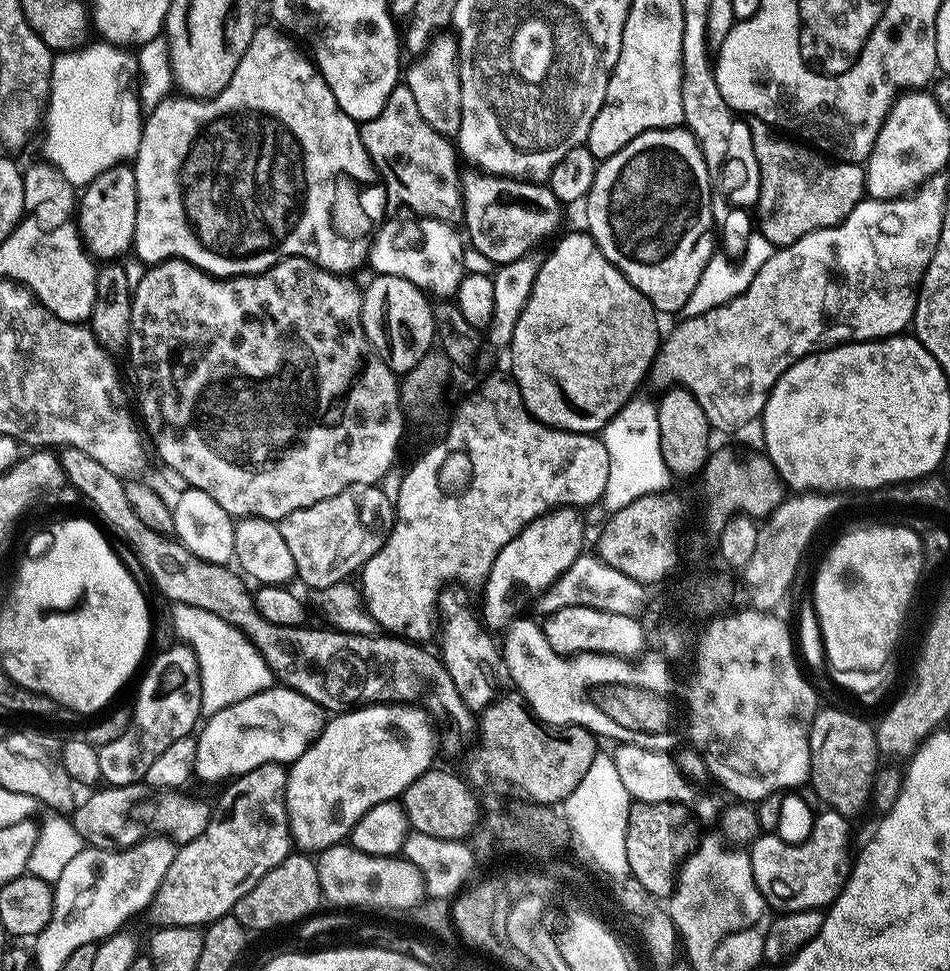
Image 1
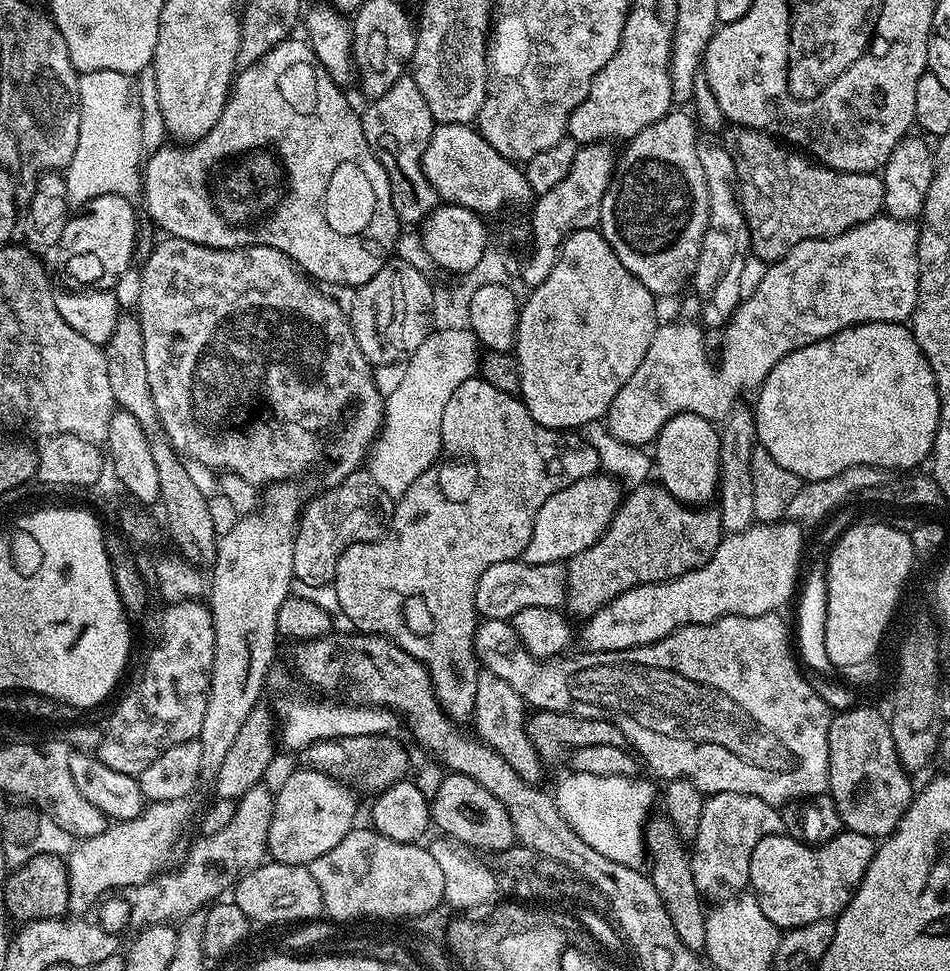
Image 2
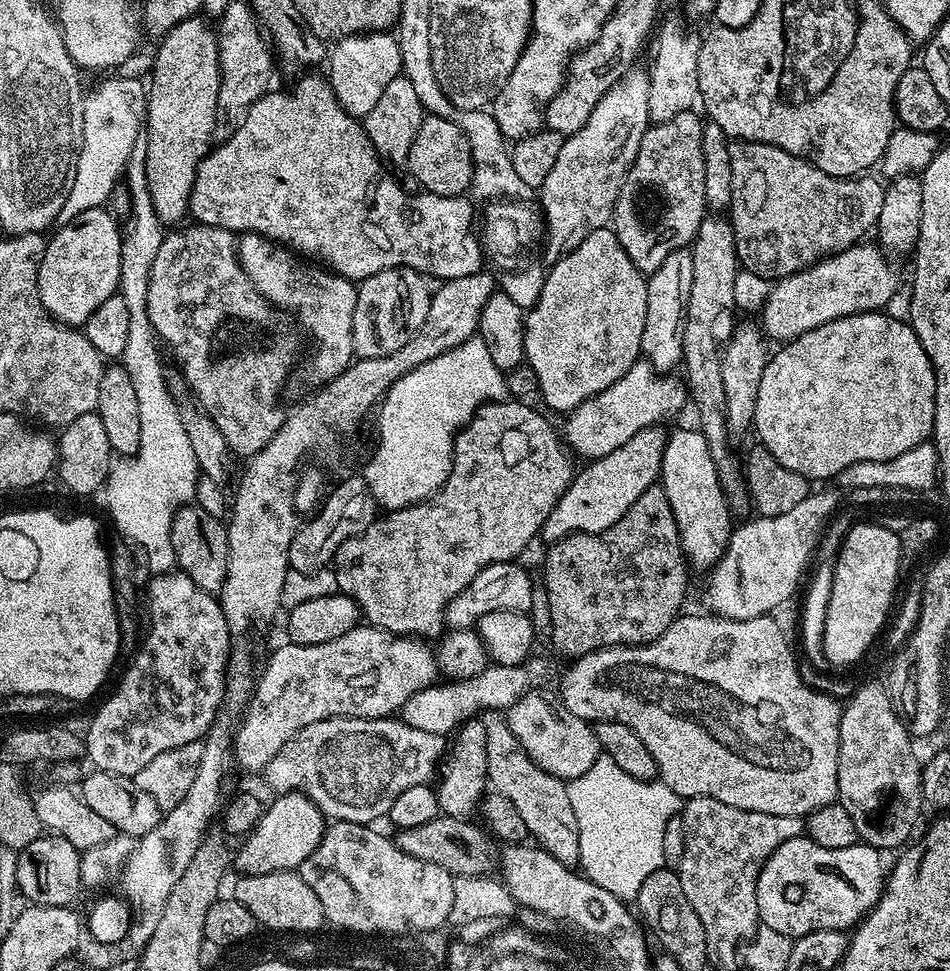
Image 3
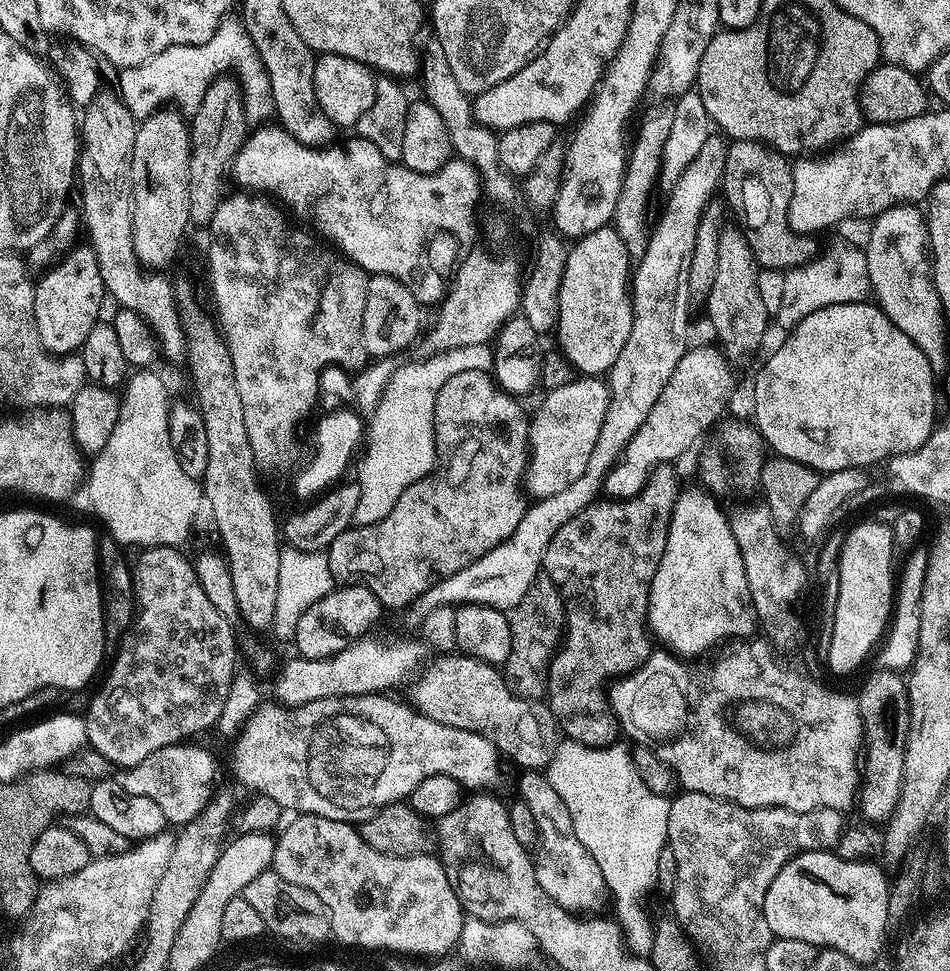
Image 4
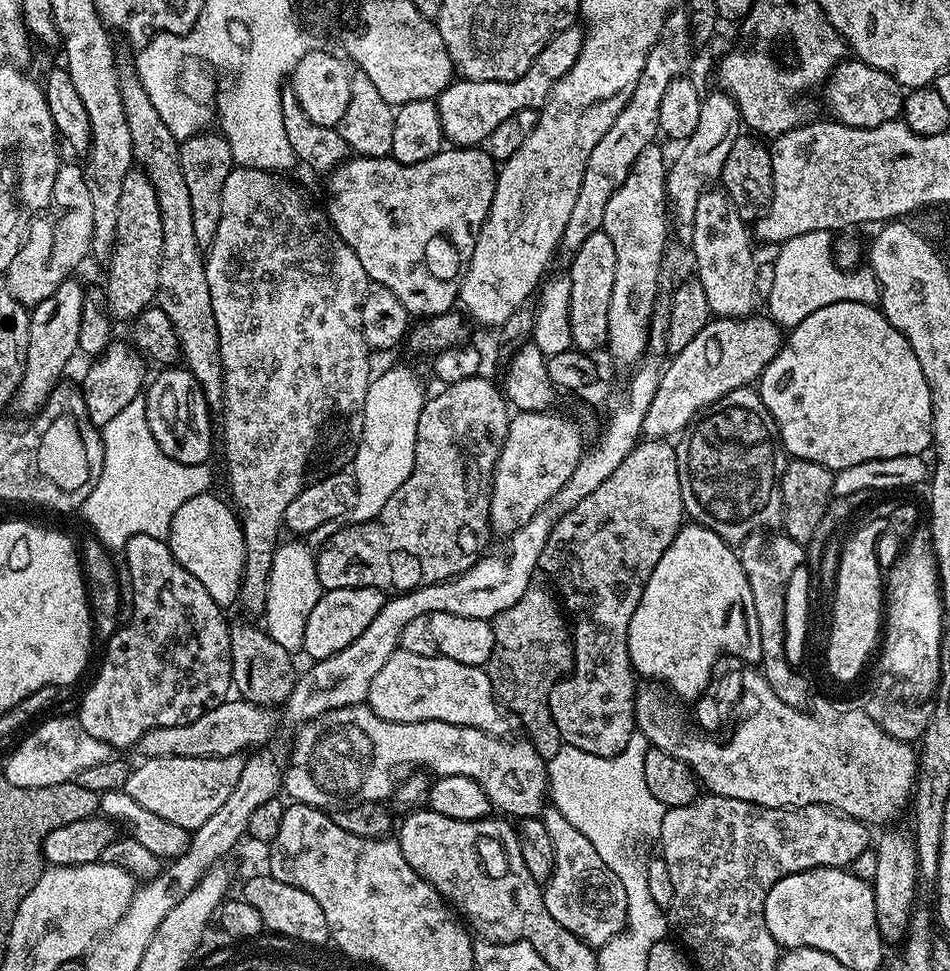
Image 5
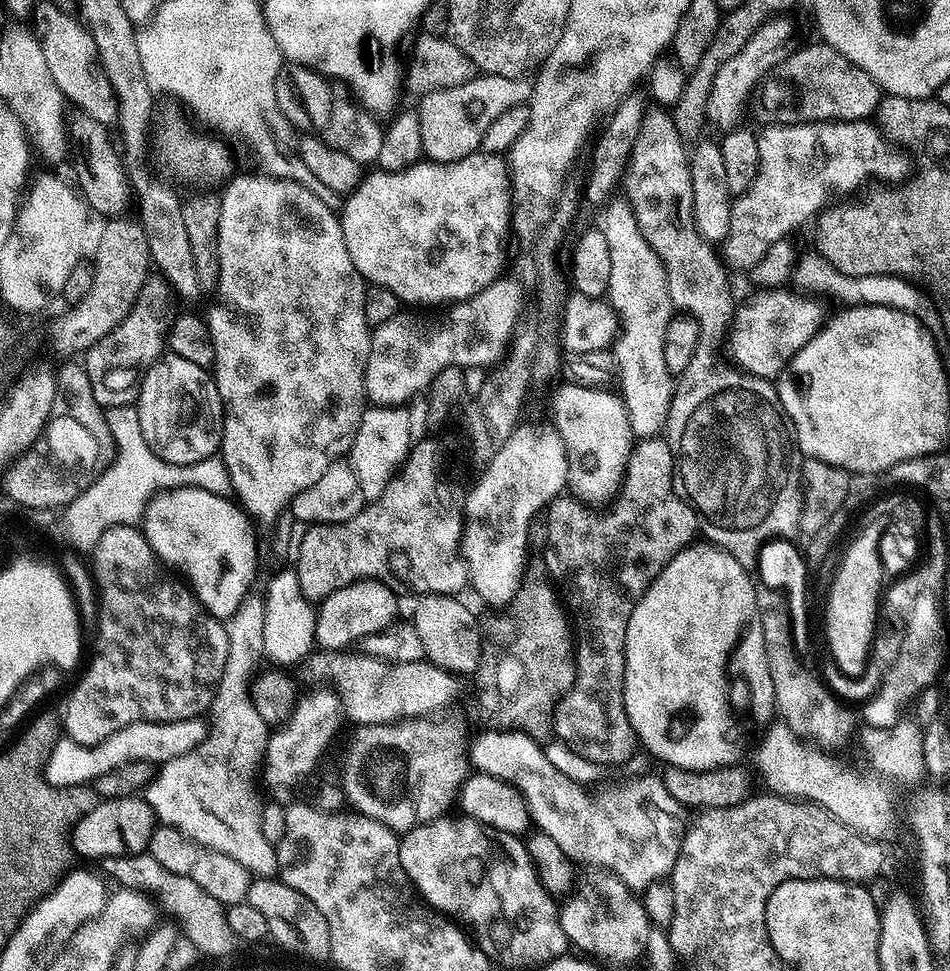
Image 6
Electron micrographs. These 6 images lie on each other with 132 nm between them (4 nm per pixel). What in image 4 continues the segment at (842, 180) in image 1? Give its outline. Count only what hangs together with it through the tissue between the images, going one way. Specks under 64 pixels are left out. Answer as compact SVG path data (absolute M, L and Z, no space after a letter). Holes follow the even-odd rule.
M732 140L726 154L722 196L731 213L737 215L737 225L761 269L787 272L817 257L817 239L809 233L796 232L789 224L789 204L793 197L792 164L776 149L756 140Z

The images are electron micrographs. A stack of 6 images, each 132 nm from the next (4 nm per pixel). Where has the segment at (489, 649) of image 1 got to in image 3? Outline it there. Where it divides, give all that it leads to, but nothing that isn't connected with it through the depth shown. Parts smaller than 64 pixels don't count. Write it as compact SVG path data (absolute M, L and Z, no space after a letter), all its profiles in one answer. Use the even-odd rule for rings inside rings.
M489 710L483 713L482 719L486 730L486 770L491 791L514 802L518 814L522 814L522 822L526 822L531 839L536 839L533 841L539 847L564 865L579 865L578 826L570 806L568 784L554 778L554 774L546 774L546 770L529 758L503 715Z

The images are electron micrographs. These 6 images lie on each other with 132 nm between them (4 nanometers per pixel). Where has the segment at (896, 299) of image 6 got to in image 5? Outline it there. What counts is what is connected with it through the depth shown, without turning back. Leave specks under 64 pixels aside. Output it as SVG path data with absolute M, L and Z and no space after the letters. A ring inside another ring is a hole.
M808 231L779 245L777 252L772 262L775 266L774 281L766 298L766 310L769 317L783 329L796 328L814 311L834 302L862 302L873 306L879 303L880 292L871 269L864 266L842 269L836 264L833 233Z

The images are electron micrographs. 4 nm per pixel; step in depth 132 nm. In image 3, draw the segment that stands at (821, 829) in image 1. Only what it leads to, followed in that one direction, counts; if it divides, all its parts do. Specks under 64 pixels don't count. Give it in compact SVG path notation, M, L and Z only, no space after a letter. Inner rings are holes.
M807 835L795 836L782 842L782 846L778 846L778 850L774 850L774 854L770 854L770 858L762 866L756 883L756 910L761 925L793 938L805 936L814 930L838 930L847 933L855 929L880 901L880 895L884 892L886 864L884 868L880 856L881 849L871 848L863 842L846 846L845 849L827 849Z

